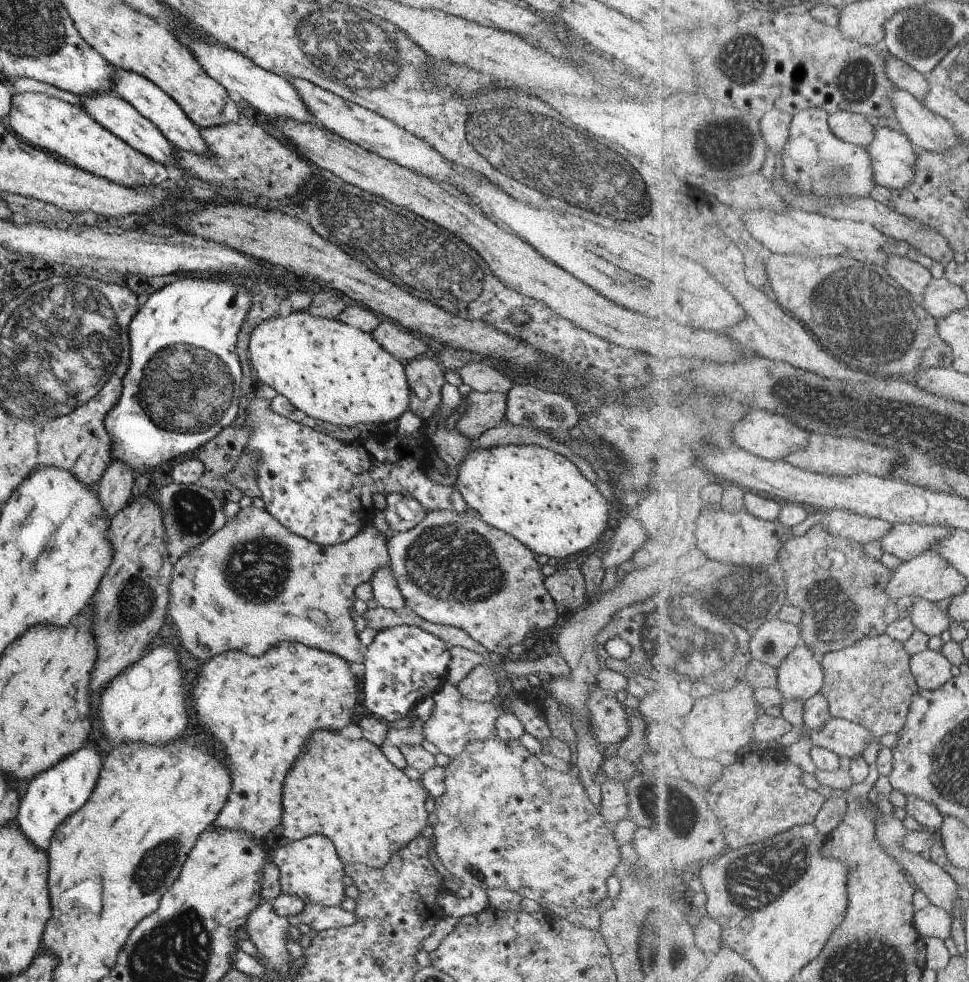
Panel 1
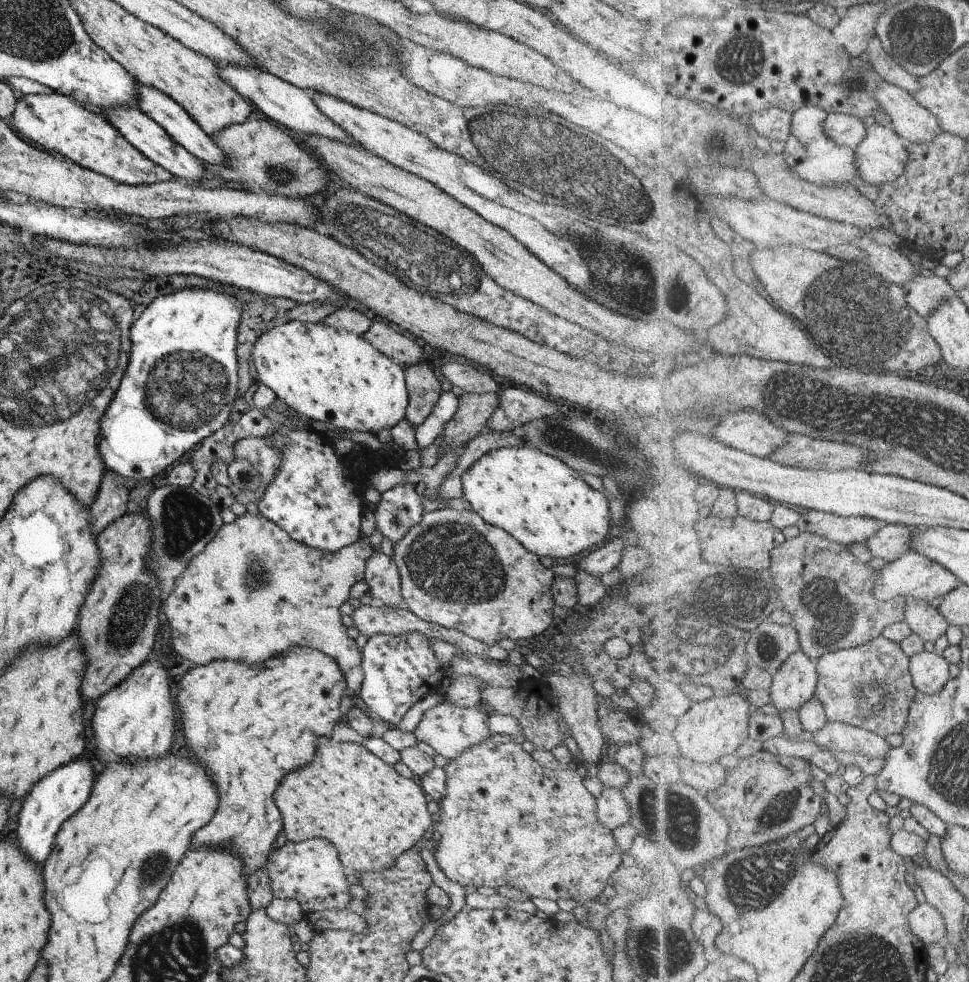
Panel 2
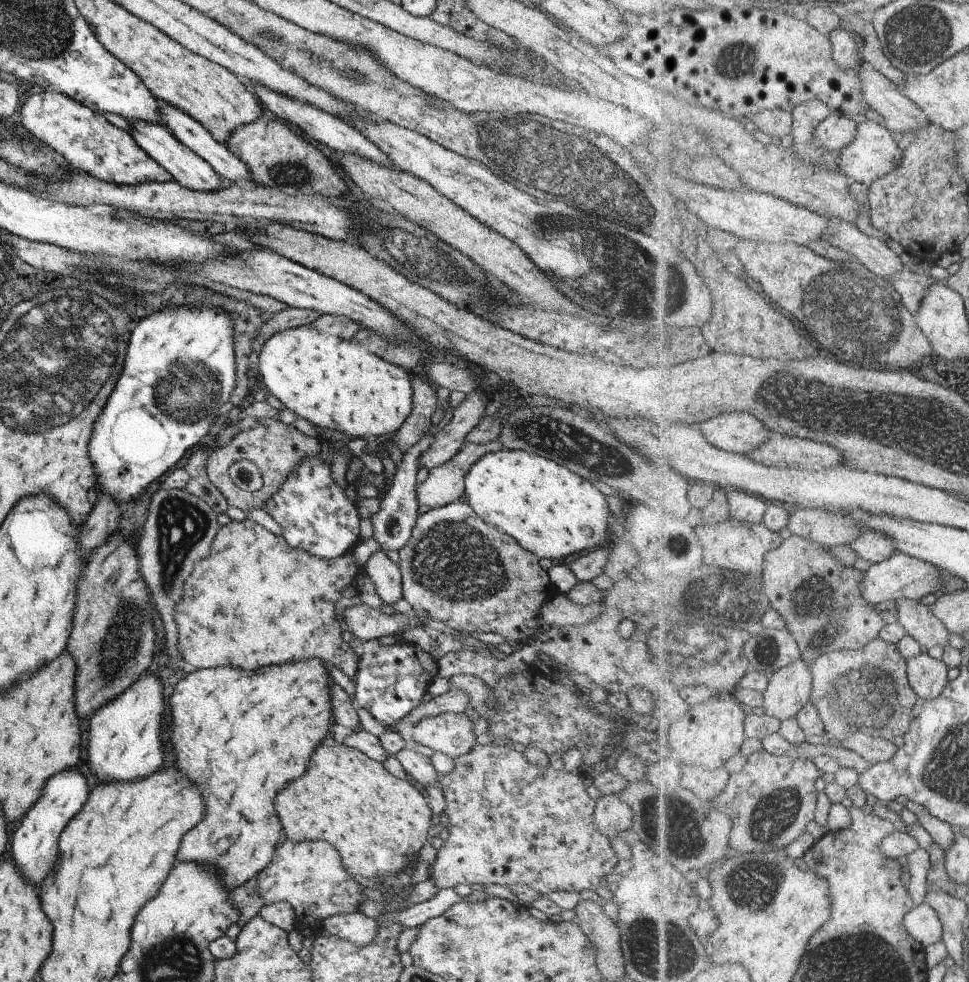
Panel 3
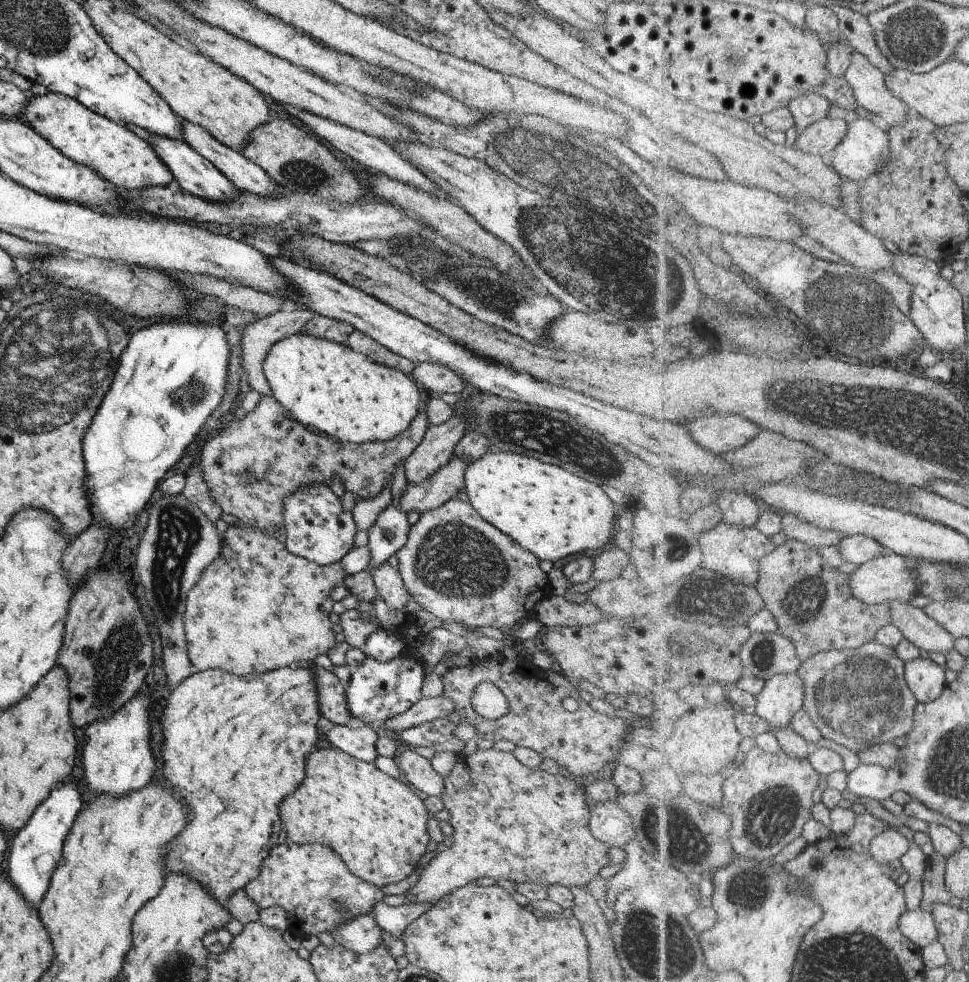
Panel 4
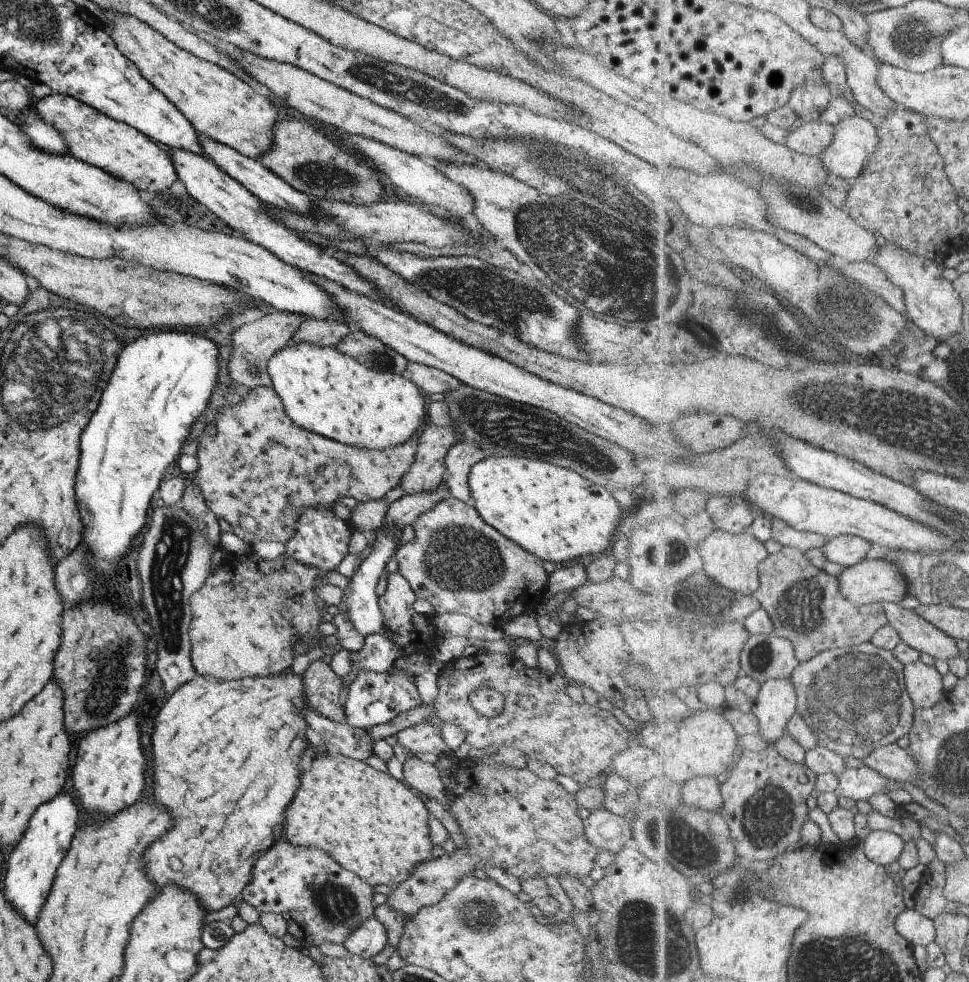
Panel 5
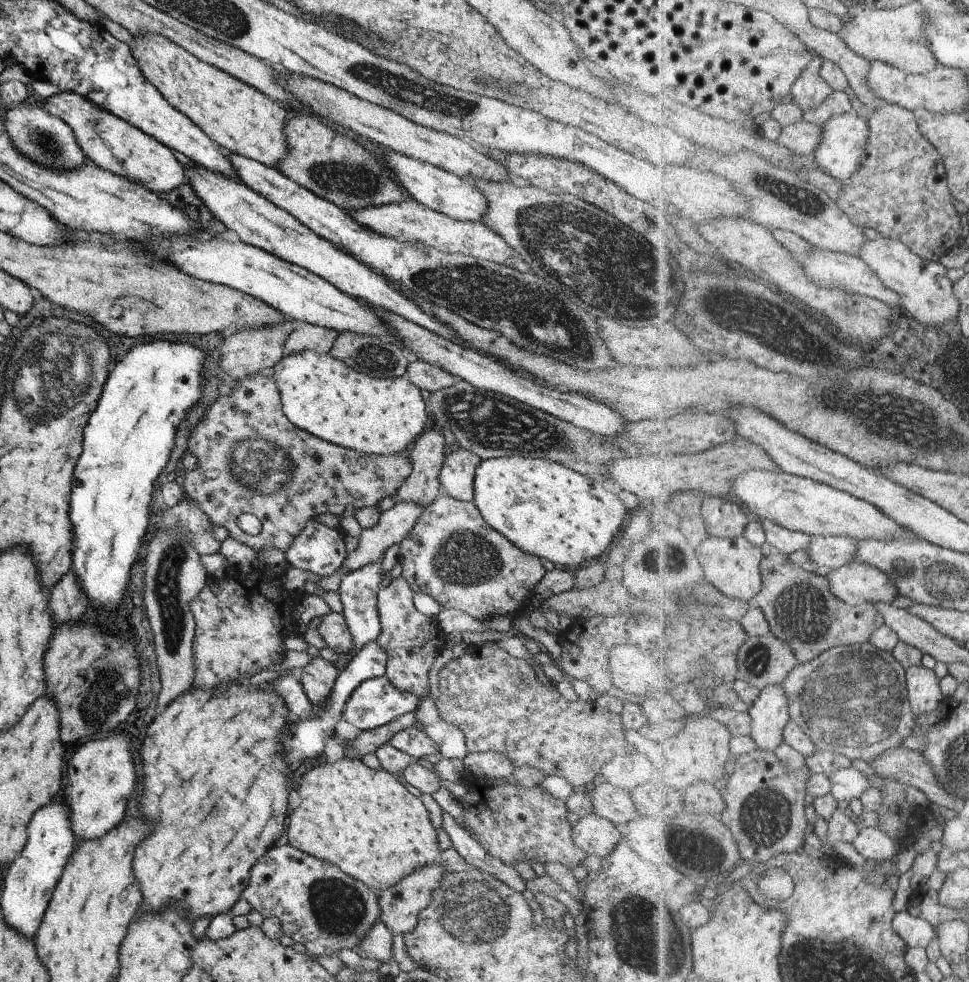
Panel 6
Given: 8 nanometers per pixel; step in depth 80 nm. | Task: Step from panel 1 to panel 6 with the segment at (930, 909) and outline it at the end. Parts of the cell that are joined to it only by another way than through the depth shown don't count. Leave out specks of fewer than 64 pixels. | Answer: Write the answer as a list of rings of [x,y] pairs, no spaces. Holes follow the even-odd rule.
[[[908,910],[901,911],[894,919],[895,931],[905,940],[908,947],[931,944],[935,938],[935,928],[931,922],[917,918]]]

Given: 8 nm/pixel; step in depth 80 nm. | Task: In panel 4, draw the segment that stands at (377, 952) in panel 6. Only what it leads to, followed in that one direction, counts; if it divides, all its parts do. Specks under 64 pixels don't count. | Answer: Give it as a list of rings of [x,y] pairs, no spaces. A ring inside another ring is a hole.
[[[365,914],[337,926],[331,932],[331,937],[345,950],[351,950],[355,954],[365,954],[381,944],[383,934],[384,931],[377,926],[372,916]]]

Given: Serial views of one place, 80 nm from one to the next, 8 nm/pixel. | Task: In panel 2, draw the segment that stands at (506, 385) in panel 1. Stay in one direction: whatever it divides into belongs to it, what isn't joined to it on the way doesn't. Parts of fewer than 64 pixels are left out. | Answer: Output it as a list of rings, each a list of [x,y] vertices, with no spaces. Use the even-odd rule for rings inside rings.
[[[465,360],[447,361],[440,372],[452,386],[459,386],[465,393],[490,393],[497,390],[497,383],[487,372],[481,372]]]

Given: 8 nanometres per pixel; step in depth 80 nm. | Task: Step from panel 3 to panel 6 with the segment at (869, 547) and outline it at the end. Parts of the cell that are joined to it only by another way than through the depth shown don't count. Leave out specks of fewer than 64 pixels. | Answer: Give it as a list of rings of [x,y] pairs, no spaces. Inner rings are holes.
[[[811,535],[811,546],[807,548],[807,554],[817,566],[837,569],[855,562],[857,544],[859,541],[850,537]]]

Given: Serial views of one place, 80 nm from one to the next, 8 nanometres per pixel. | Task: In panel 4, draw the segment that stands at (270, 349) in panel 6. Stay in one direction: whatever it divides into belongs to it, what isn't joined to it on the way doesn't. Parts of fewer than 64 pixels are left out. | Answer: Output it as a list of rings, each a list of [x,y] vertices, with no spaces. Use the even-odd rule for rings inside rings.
[[[304,306],[298,308],[282,307],[274,314],[257,318],[255,322],[251,322],[245,326],[239,340],[239,346],[241,349],[240,357],[242,359],[240,366],[243,372],[242,374],[247,375],[247,383],[245,384],[247,389],[257,391],[257,393],[262,396],[272,396],[271,389],[267,385],[267,380],[265,380],[262,370],[263,358],[265,358],[267,350],[269,350],[277,340],[283,340],[283,338],[287,338],[287,336],[291,336],[291,334],[299,334],[303,326],[305,326],[305,322],[316,315],[317,312],[308,310]]]

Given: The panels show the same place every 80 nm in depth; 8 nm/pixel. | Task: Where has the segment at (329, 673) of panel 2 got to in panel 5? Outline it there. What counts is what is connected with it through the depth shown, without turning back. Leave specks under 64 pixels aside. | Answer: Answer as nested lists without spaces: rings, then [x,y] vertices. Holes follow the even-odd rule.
[[[279,674],[268,675],[265,677],[249,678],[245,677],[241,680],[223,681],[215,680],[215,678],[203,678],[196,675],[195,678],[185,682],[179,686],[169,698],[163,703],[157,716],[153,720],[153,732],[150,738],[152,754],[151,767],[151,786],[153,792],[151,796],[155,796],[155,800],[159,804],[163,804],[165,808],[171,810],[171,814],[175,816],[175,826],[161,836],[157,842],[153,842],[145,854],[145,874],[149,876],[149,880],[155,886],[165,886],[165,884],[173,884],[179,890],[187,890],[189,896],[197,898],[199,904],[209,912],[219,911],[228,905],[232,905],[237,898],[240,898],[240,893],[243,888],[250,882],[252,878],[252,867],[254,863],[265,852],[278,841],[281,828],[284,826],[285,808],[289,806],[289,802],[293,800],[293,796],[299,787],[299,761],[304,750],[309,746],[308,740],[305,737],[305,730],[308,726],[303,722],[303,716],[299,714],[299,708],[306,706],[305,696],[303,694],[302,676],[295,674]]]

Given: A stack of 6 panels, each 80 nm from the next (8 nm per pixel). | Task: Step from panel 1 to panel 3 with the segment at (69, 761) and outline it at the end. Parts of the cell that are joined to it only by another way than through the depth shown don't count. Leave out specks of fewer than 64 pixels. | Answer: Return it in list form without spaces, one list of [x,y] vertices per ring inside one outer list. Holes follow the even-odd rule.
[[[71,768],[63,770],[61,774],[53,774],[42,786],[39,798],[23,813],[19,826],[11,836],[11,852],[9,858],[13,860],[13,866],[21,874],[21,878],[39,890],[41,880],[51,870],[55,854],[57,854],[57,841],[64,826],[70,818],[73,818],[85,802],[91,786],[91,782],[85,770]]]

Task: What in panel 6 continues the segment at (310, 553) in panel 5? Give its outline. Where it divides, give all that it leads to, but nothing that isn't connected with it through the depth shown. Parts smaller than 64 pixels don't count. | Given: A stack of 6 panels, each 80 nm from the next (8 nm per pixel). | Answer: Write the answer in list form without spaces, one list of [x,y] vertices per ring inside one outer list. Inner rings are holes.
[[[314,519],[308,520],[284,552],[287,567],[308,571],[317,579],[330,576],[345,560],[343,540],[338,527],[327,528]]]

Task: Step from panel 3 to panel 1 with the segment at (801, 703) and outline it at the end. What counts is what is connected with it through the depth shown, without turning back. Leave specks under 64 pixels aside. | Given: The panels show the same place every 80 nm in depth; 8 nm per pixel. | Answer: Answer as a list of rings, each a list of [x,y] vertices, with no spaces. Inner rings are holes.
[[[801,643],[783,660],[778,670],[778,686],[782,703],[813,698],[824,686],[824,667],[811,646]]]

